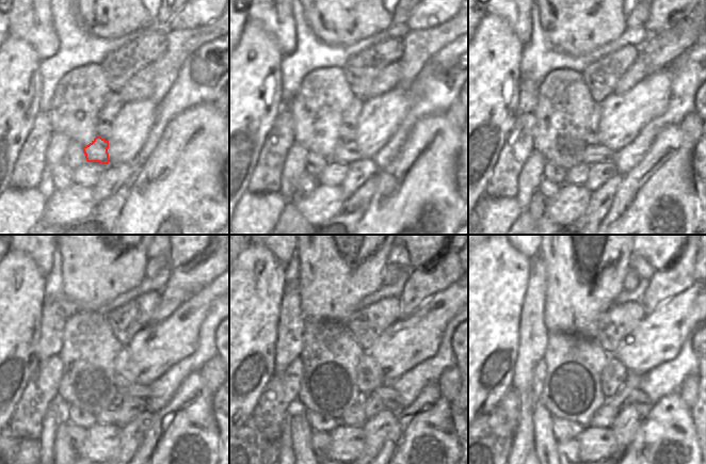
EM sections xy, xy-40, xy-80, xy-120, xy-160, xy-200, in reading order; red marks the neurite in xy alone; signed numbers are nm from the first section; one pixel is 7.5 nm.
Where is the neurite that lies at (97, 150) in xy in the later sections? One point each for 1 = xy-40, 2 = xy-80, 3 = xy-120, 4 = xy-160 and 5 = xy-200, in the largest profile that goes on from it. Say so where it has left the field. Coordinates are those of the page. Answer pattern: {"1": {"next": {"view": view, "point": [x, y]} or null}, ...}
{"1": {"next": {"view": "xy-40", "point": [346, 153]}}, "2": {"next": {"view": "xy-80", "point": [593, 154]}}, "3": {"next": {"view": "xy-120", "point": [137, 389]}}, "4": {"next": {"view": "xy-160", "point": [394, 401]}}, "5": {"next": {"view": "xy-200", "point": [641, 402]}}}

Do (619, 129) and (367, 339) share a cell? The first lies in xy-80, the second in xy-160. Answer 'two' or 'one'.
two

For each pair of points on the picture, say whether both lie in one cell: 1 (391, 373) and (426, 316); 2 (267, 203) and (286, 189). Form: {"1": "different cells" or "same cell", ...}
{"1": "same cell", "2": "different cells"}

